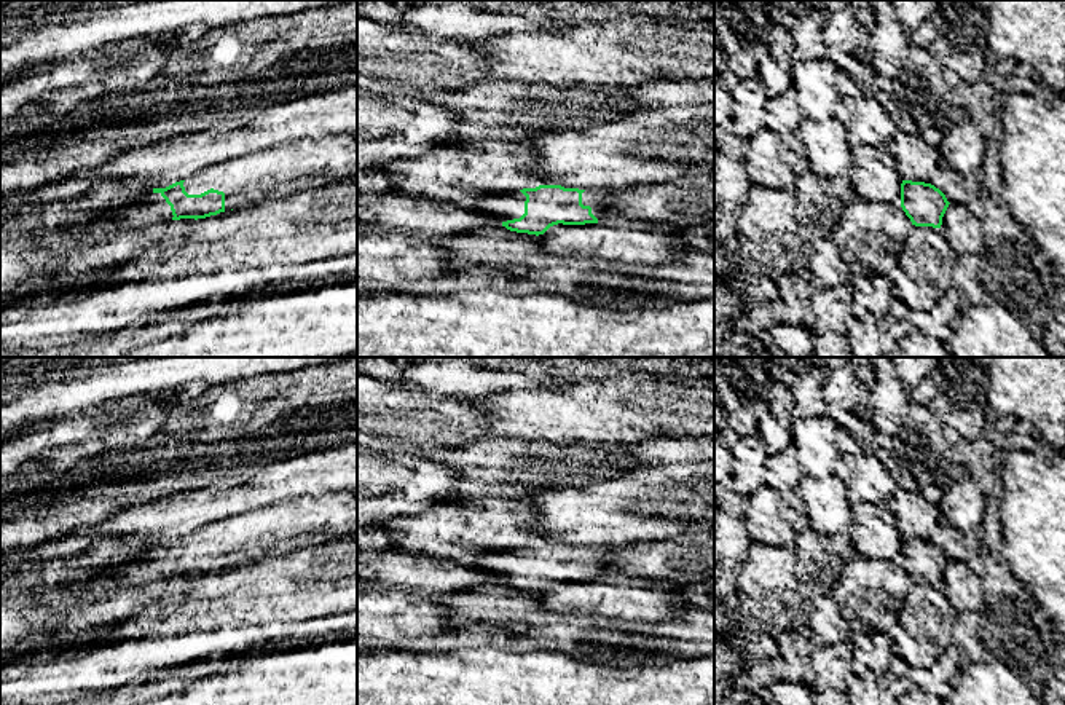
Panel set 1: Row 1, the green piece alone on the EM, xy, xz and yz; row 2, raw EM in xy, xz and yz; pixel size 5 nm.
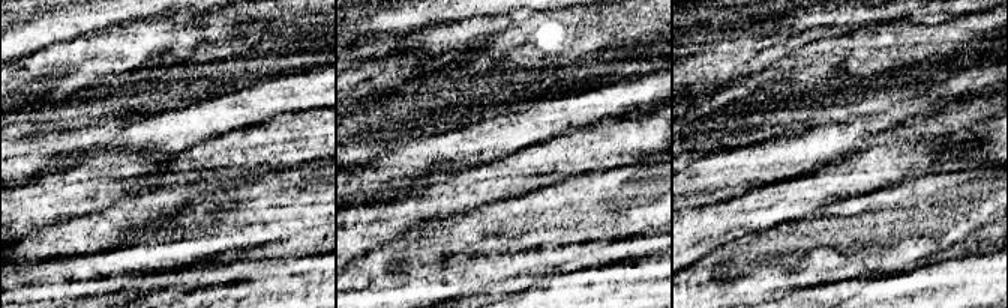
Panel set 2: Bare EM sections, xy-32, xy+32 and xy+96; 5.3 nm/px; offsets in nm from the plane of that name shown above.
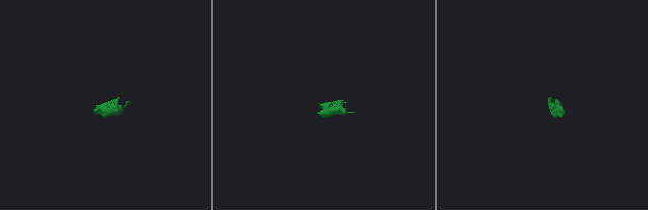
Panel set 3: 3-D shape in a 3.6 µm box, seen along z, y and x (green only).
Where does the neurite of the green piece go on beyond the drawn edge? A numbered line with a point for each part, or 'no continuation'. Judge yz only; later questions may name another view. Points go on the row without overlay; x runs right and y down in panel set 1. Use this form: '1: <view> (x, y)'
no continuation

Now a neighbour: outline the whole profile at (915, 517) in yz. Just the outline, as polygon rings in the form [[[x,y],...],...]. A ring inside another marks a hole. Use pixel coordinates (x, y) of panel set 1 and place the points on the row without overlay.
[[[899,488],[888,509],[894,515],[902,538],[929,541],[931,531],[942,520],[939,506],[926,501],[920,491]]]

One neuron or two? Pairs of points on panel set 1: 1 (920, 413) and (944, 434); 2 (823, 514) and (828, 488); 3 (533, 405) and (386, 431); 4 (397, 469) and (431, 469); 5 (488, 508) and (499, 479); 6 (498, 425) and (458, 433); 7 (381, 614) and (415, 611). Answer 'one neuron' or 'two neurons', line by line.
1: one neuron
2: one neuron
3: two neurons
4: one neuron
5: two neurons
6: two neurons
7: one neuron

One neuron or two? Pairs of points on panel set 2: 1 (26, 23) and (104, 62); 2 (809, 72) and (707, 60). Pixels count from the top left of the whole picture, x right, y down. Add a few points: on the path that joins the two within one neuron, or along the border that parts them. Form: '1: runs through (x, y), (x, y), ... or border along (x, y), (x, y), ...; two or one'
1: border along (96, 32), (56, 41), (29, 54); two
2: border along (795, 48), (764, 69), (747, 74), (734, 83); two

